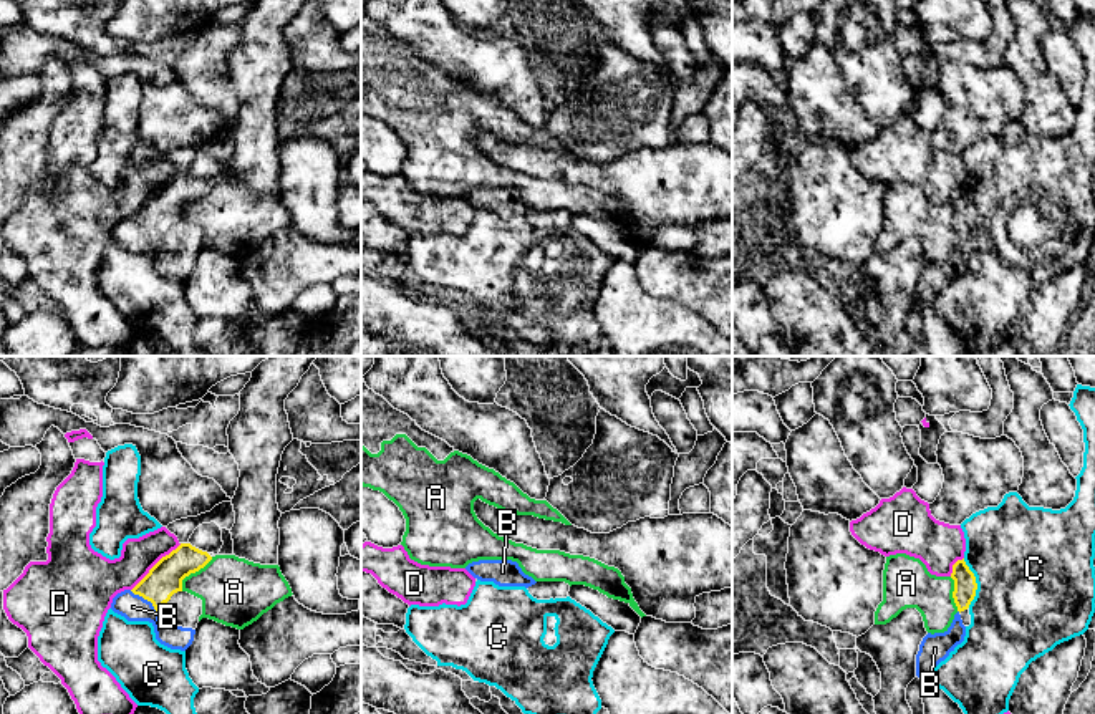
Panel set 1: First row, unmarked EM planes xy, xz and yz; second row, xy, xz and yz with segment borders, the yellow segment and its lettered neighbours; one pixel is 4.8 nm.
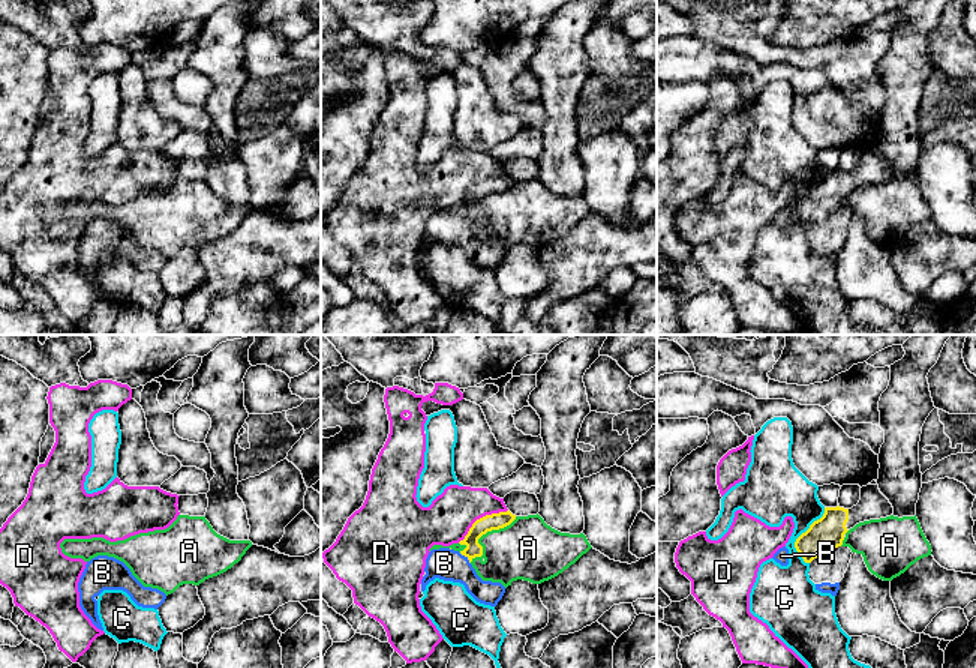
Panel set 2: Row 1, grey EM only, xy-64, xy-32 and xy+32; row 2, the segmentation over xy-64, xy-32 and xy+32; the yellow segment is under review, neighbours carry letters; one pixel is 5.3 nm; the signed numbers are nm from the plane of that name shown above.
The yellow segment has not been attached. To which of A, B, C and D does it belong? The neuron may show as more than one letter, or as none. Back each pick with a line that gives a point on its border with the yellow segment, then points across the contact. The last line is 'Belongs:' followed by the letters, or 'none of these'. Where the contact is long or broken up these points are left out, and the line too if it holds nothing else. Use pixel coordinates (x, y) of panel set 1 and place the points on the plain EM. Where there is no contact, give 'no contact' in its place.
B: meets yellow in xy at (146, 227); runs through xy (164, 207), (146, 227), (133, 236)
Belongs: B

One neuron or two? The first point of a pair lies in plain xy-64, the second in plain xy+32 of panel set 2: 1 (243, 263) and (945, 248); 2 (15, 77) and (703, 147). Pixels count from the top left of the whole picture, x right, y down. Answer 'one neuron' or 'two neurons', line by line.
1: one neuron
2: one neuron

